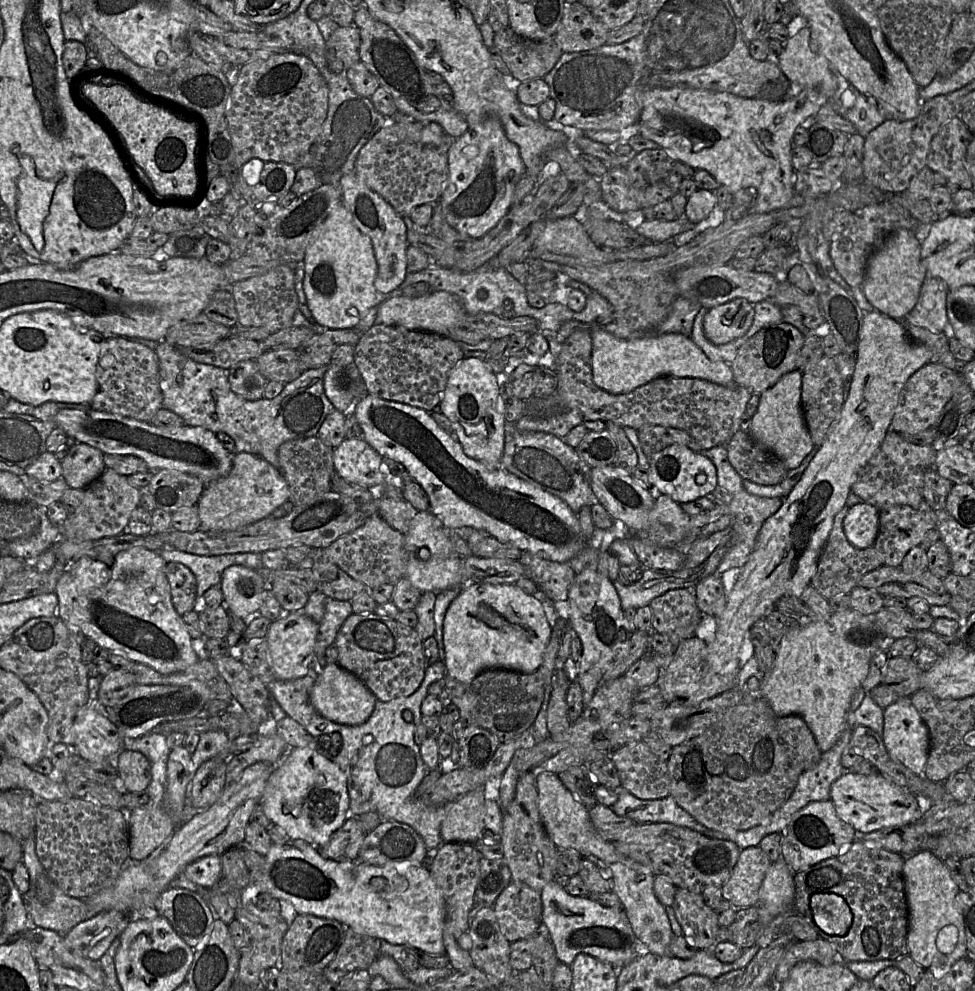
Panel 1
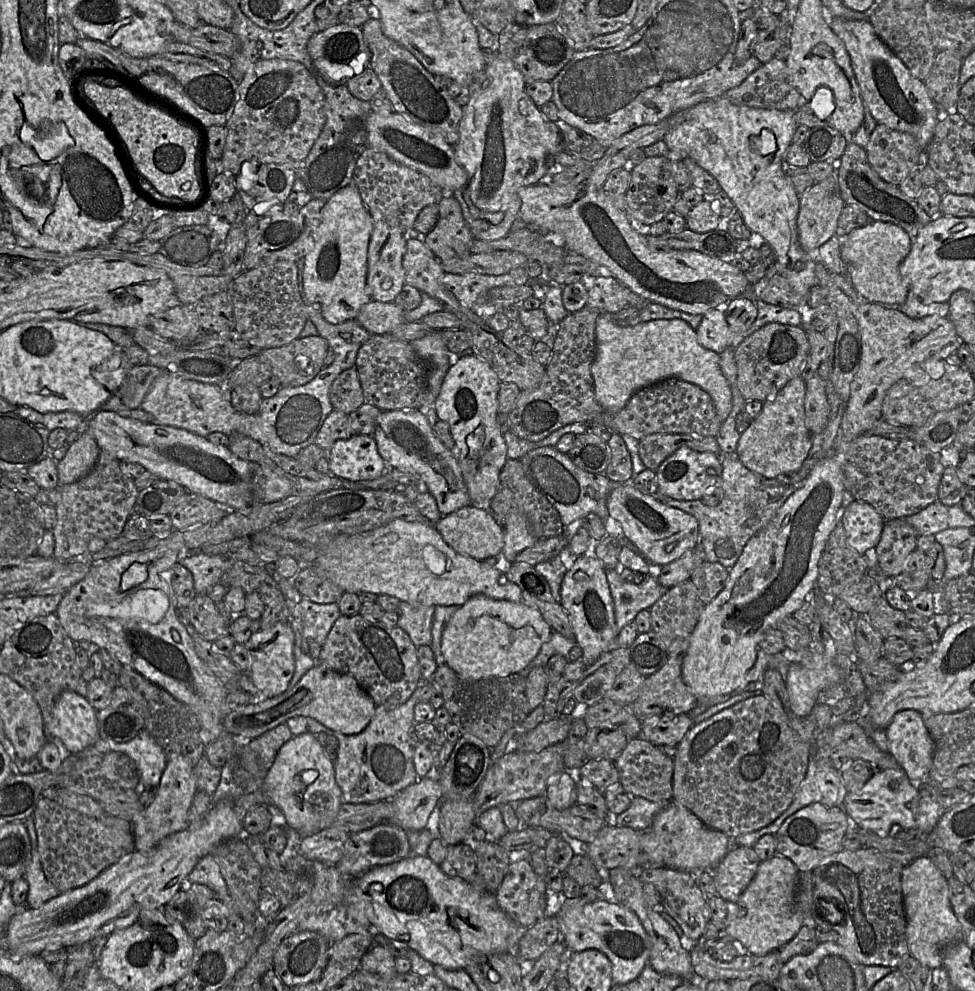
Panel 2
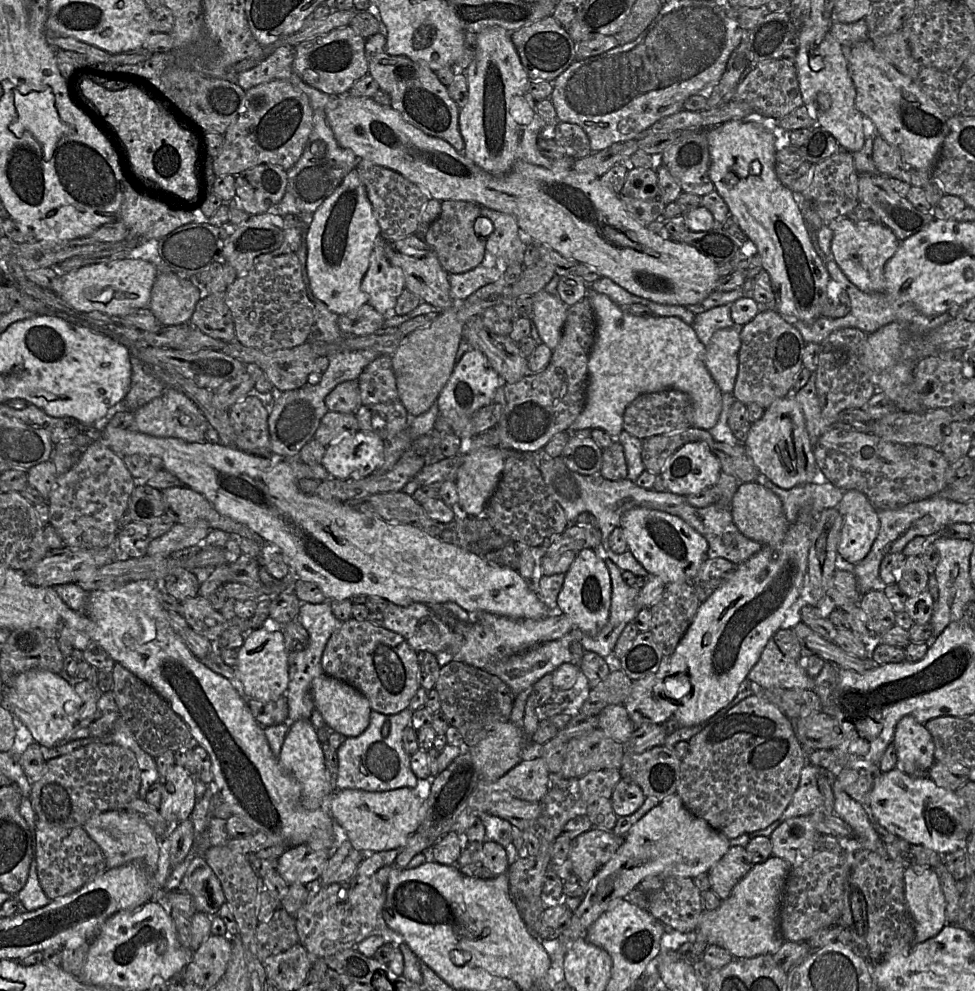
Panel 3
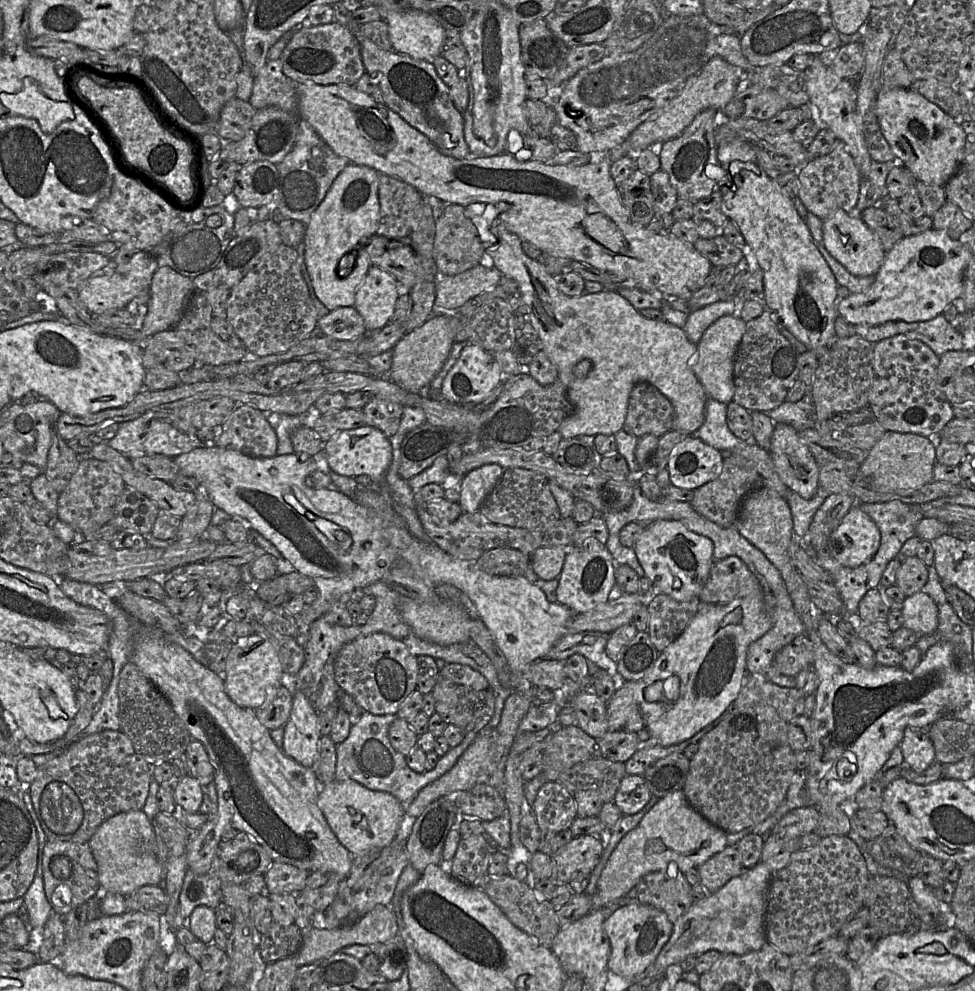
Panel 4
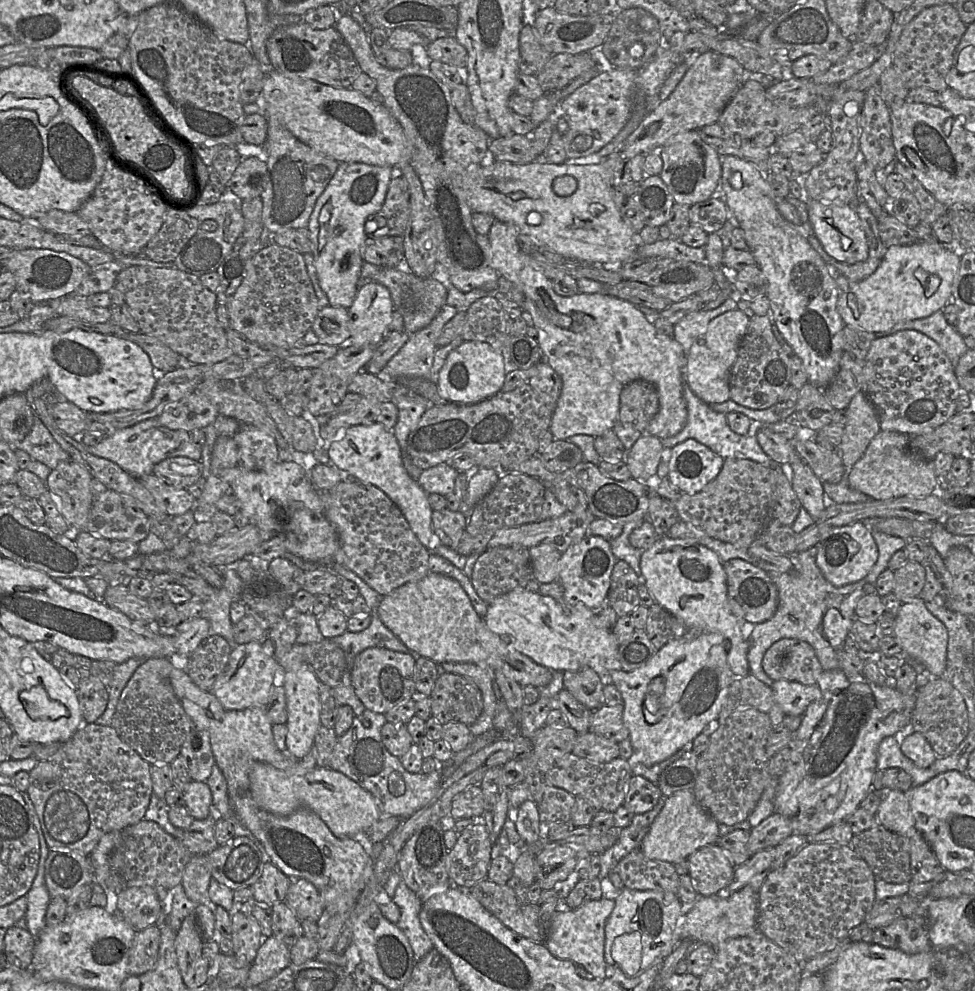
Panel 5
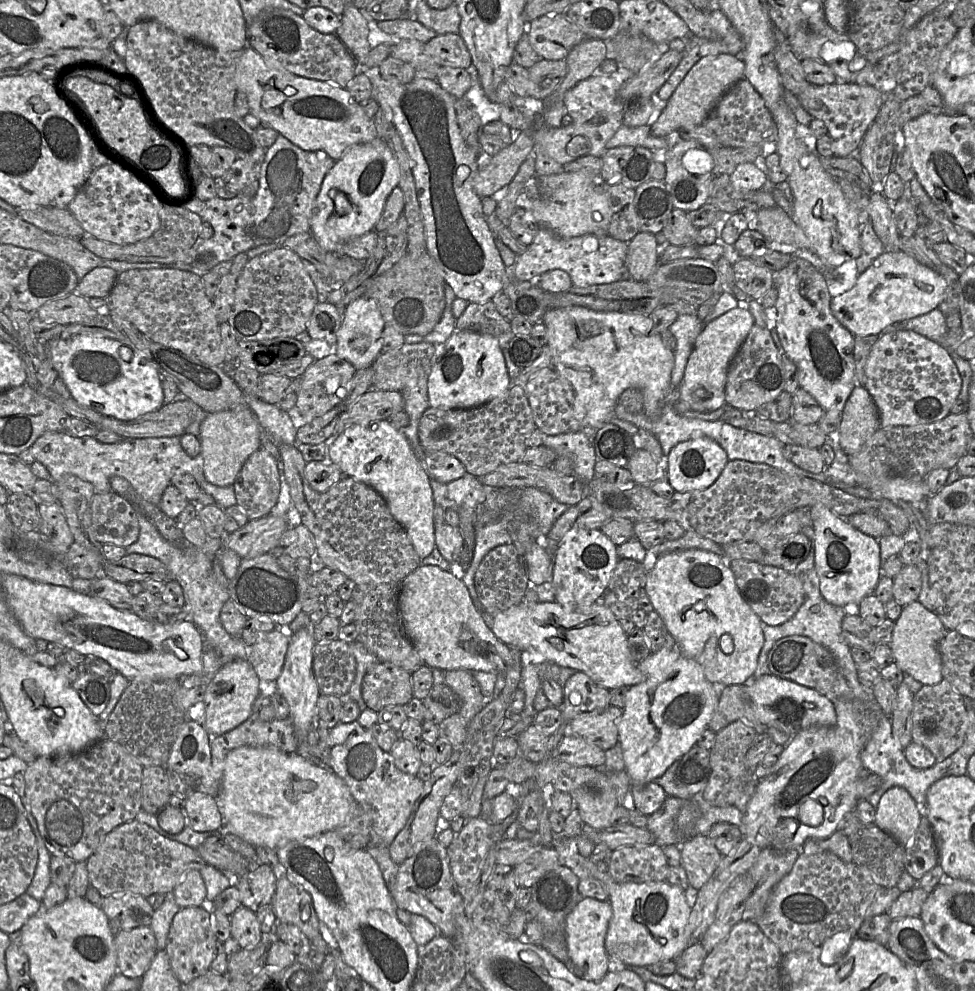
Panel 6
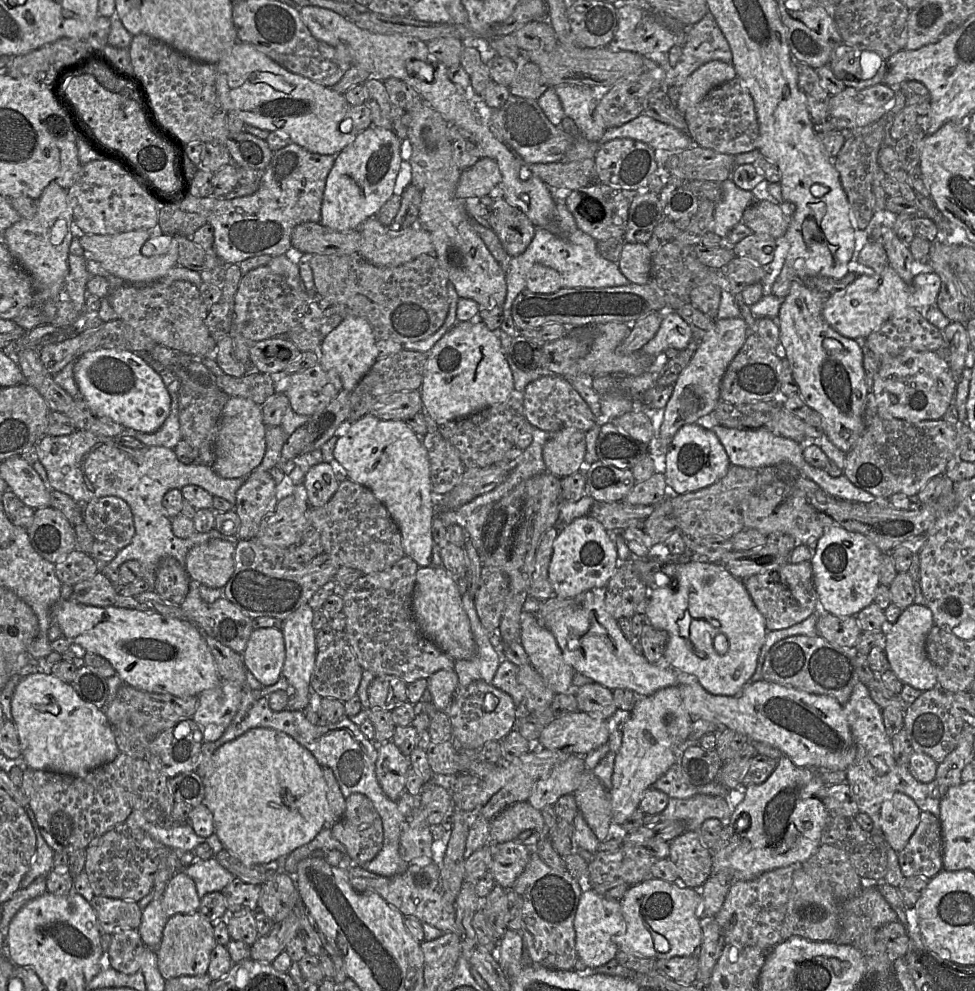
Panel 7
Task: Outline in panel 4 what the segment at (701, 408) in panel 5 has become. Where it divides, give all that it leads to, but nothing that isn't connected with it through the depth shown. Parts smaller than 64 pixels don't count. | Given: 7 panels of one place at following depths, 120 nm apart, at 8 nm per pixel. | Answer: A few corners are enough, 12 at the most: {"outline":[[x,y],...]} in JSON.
{"outline":[[711,398],[690,436],[722,454],[748,443],[727,426],[727,405]]}

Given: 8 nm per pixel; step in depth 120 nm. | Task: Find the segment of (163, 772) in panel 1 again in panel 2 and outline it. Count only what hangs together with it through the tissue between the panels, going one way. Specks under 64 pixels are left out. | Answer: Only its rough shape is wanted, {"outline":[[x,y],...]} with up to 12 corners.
{"outline":[[142,729],[128,742],[100,741],[75,755],[126,754],[140,788],[158,788],[164,748]]}

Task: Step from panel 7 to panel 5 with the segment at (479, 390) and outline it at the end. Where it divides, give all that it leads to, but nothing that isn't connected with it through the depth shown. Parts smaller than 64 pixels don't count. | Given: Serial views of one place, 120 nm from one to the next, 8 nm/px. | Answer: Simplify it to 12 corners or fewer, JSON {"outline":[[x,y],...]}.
{"outline":[[464,341],[448,355],[437,386],[448,402],[498,394],[501,354]]}

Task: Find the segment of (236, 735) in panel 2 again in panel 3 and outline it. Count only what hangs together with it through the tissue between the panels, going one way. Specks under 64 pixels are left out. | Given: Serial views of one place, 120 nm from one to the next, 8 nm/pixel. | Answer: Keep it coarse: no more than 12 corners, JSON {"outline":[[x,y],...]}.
{"outline":[[327,674],[311,686],[325,724],[357,737],[370,723],[369,700]]}

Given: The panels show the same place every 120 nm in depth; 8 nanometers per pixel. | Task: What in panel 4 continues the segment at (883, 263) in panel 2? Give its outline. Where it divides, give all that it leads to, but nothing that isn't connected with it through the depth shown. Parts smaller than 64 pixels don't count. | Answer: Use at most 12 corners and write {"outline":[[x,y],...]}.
{"outline":[[859,216],[823,220],[823,244],[855,276],[876,275],[887,253]]}

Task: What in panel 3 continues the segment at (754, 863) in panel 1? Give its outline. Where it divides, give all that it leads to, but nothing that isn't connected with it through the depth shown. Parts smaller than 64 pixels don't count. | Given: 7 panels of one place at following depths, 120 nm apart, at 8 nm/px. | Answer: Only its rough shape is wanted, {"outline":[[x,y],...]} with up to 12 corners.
{"outline":[[745,847],[729,851],[708,872],[721,900],[753,866]]}

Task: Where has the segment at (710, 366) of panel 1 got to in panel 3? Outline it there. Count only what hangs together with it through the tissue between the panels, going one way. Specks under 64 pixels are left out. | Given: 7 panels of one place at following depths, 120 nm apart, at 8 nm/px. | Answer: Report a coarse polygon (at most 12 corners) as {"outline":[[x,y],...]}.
{"outline":[[590,297],[596,340],[571,430],[617,438],[640,395],[679,390],[718,421],[706,346],[677,317]]}

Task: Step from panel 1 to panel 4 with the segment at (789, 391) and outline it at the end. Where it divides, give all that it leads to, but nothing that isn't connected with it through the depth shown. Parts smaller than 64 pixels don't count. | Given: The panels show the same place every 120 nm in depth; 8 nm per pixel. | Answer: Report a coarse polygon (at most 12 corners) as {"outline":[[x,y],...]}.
{"outline":[[790,425],[769,451],[787,488],[811,499],[819,467]]}

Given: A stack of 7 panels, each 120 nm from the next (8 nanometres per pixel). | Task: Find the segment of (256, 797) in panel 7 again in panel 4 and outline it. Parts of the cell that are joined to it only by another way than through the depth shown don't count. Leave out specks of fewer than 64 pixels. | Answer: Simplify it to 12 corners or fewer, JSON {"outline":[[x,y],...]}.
{"outline":[[354,780],[317,804],[352,856],[390,845],[405,818],[392,794]]}

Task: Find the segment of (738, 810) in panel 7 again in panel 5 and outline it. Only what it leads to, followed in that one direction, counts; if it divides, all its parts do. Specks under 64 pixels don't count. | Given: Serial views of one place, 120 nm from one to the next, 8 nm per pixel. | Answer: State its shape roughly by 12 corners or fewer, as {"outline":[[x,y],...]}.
{"outline":[[823,671],[775,813],[805,837],[872,790],[916,694]]}

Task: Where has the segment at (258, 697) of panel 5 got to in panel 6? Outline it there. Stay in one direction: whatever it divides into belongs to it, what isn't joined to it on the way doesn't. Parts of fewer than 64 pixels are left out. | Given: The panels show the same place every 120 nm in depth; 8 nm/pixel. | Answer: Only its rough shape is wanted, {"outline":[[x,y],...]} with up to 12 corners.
{"outline":[[226,662],[206,689],[202,725],[219,736],[248,719],[261,680]]}

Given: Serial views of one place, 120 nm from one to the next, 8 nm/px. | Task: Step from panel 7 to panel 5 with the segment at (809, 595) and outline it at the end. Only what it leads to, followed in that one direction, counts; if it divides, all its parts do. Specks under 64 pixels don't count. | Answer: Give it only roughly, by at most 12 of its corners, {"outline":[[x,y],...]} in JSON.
{"outline":[[723,563],[728,596],[751,624],[772,618],[778,590],[752,563]]}

